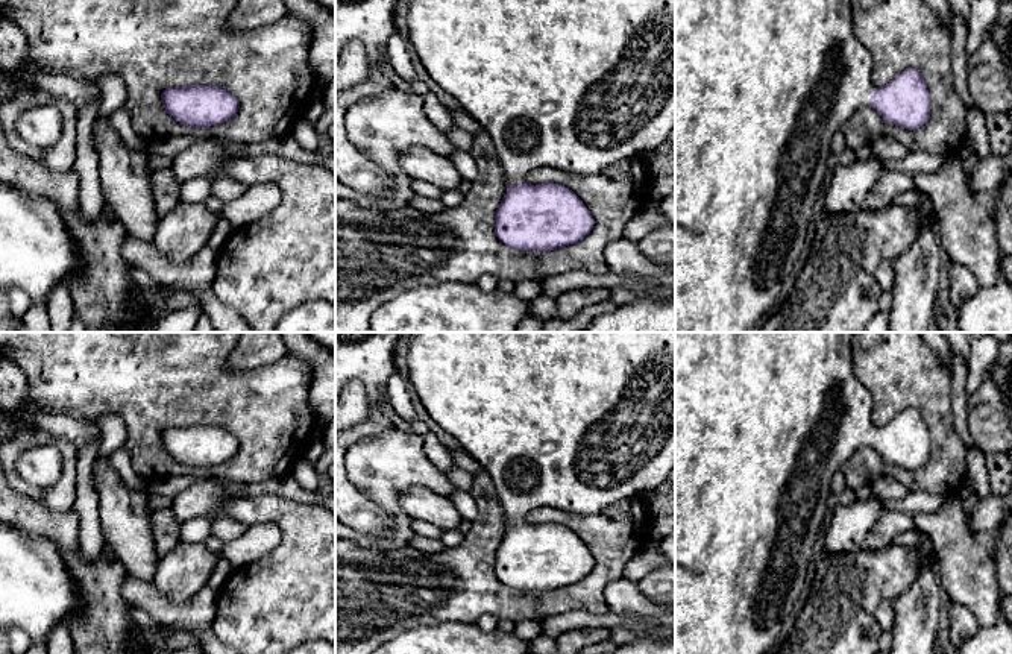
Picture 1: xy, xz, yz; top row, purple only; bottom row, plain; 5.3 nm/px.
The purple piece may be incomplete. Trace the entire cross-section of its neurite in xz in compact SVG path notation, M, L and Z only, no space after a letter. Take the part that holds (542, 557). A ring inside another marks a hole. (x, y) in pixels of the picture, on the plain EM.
M416 332L408 344L407 367L428 414L481 464L495 486L510 524L495 552L495 574L511 589L557 590L583 580L595 564L589 548L572 530L551 522L525 524L523 519L530 511L551 507L580 516L595 516L621 499L642 496L660 487L675 467L675 332Z

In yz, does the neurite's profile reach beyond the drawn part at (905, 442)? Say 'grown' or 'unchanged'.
grown

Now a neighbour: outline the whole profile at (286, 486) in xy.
M291 473L279 478L270 478L259 484L235 483L223 476L214 478L218 479L226 492L235 496L253 498L259 495L278 495L303 504L322 504L335 514L335 495L326 498L320 496L317 492L303 489Z

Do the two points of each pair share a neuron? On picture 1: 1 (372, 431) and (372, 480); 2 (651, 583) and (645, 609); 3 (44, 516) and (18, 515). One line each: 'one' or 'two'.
1: two
2: two
3: one

